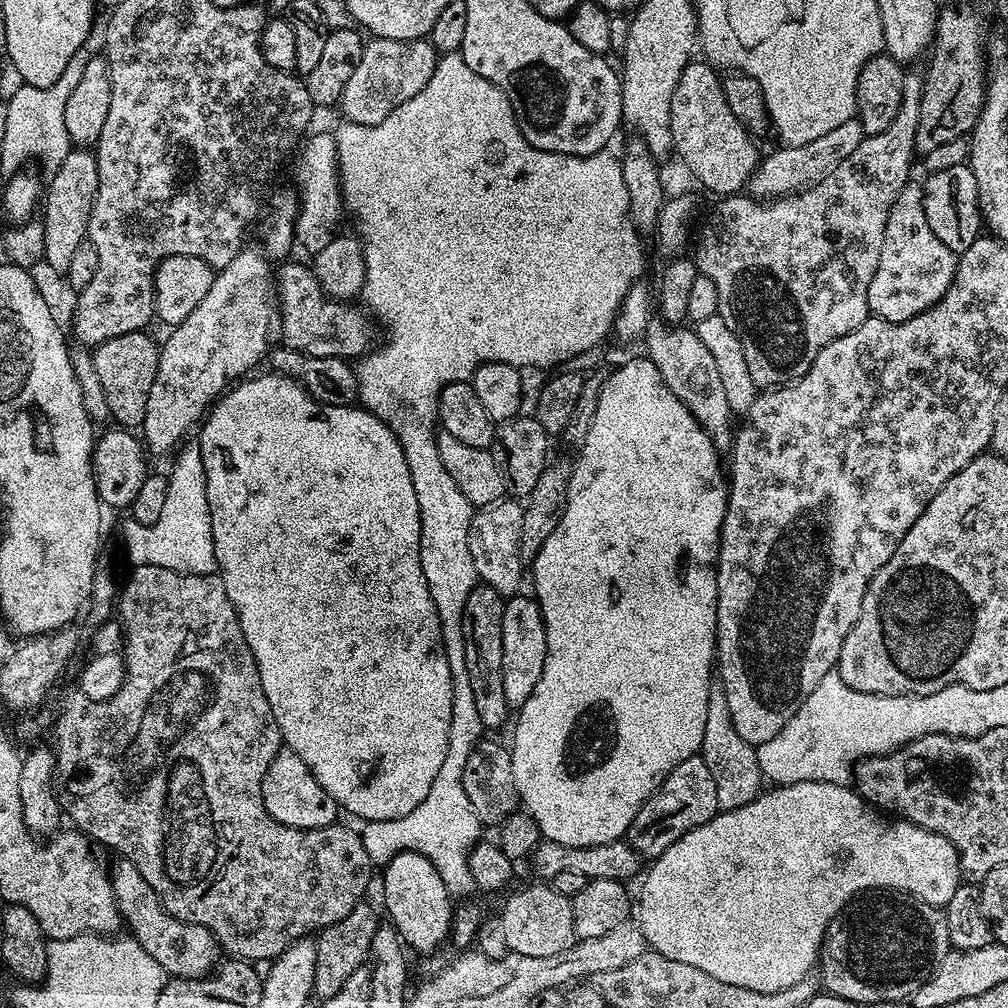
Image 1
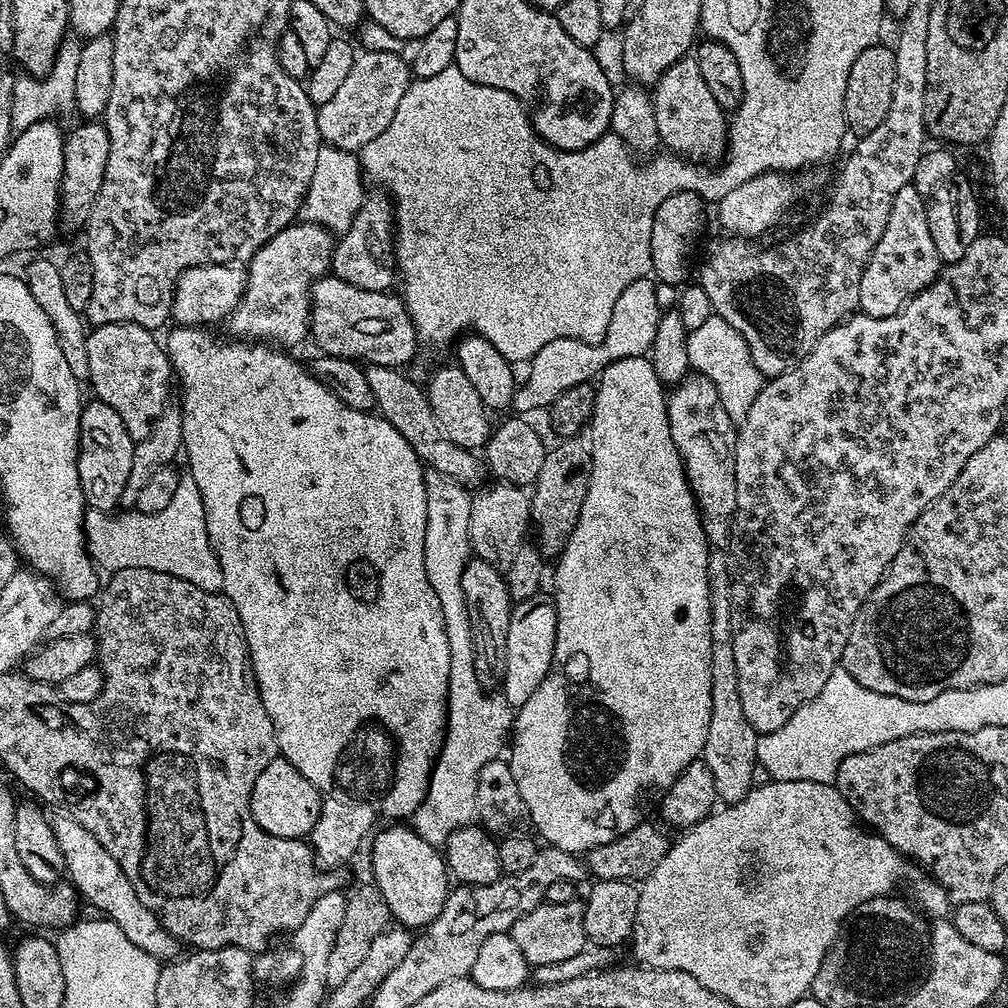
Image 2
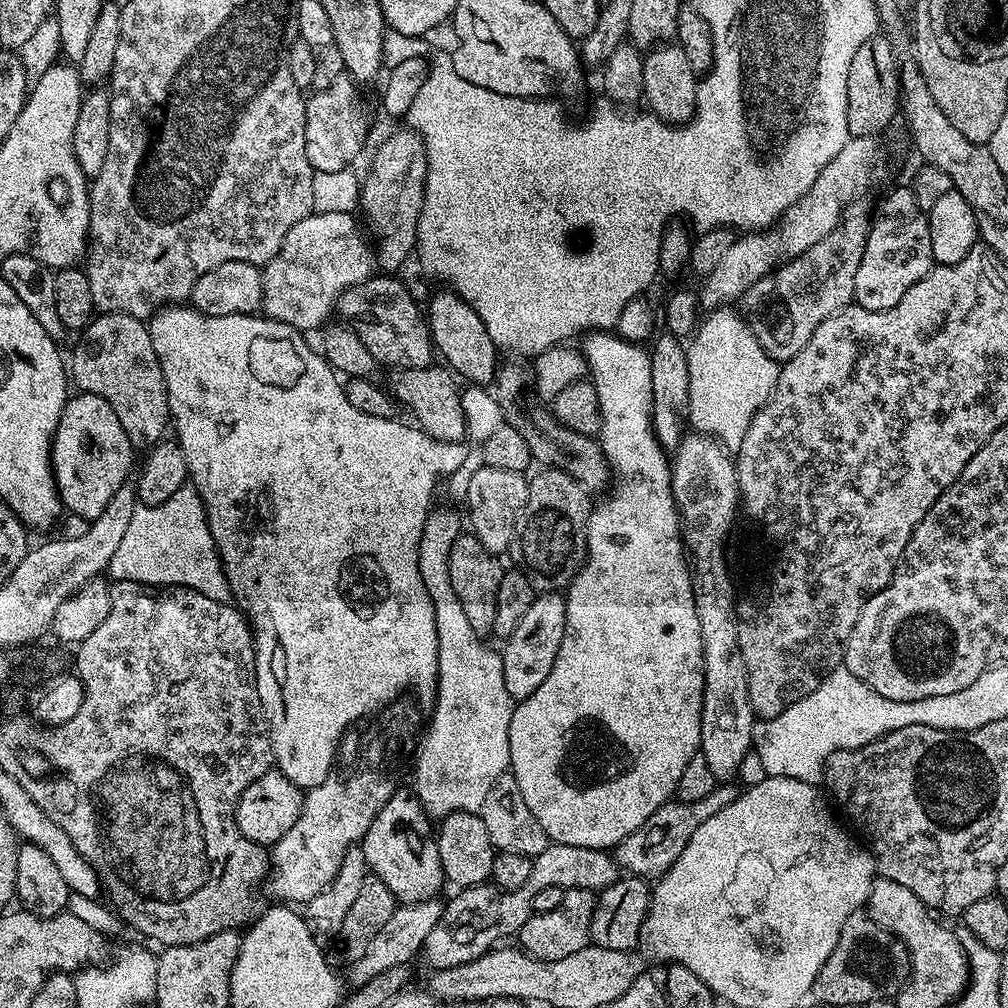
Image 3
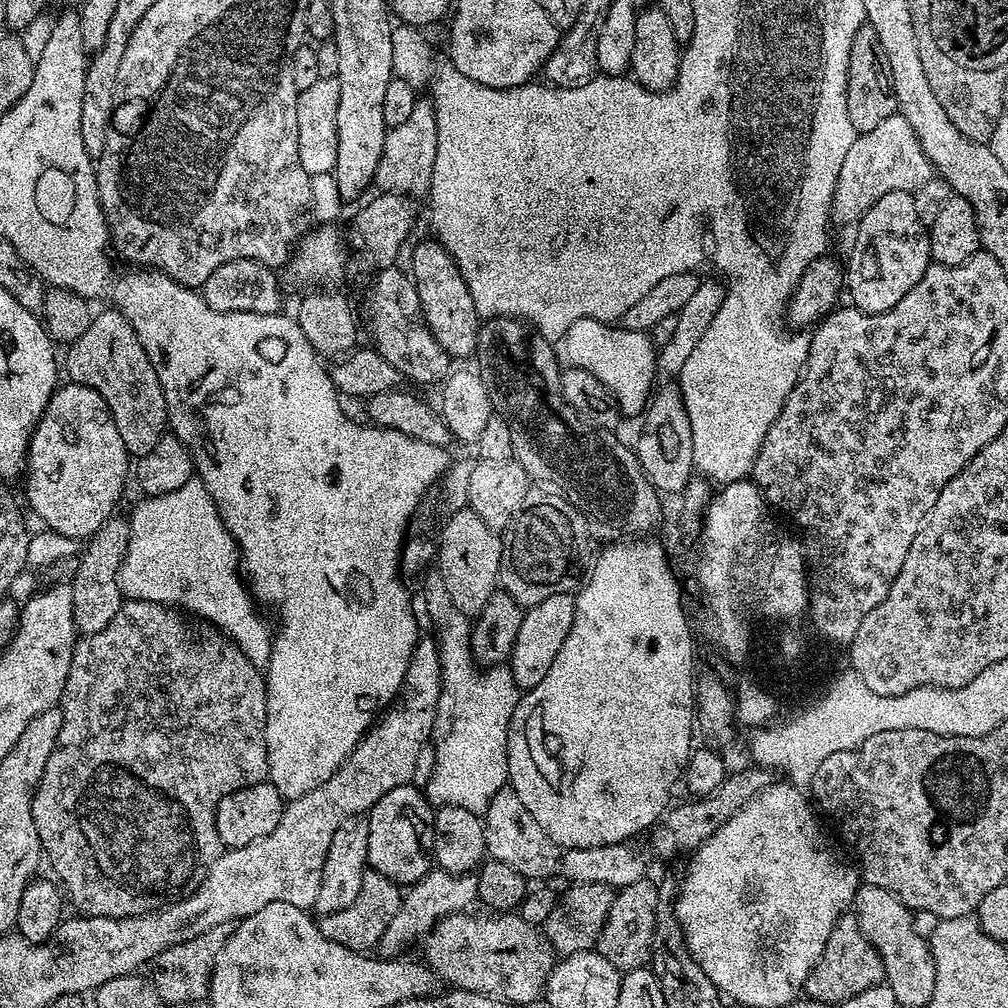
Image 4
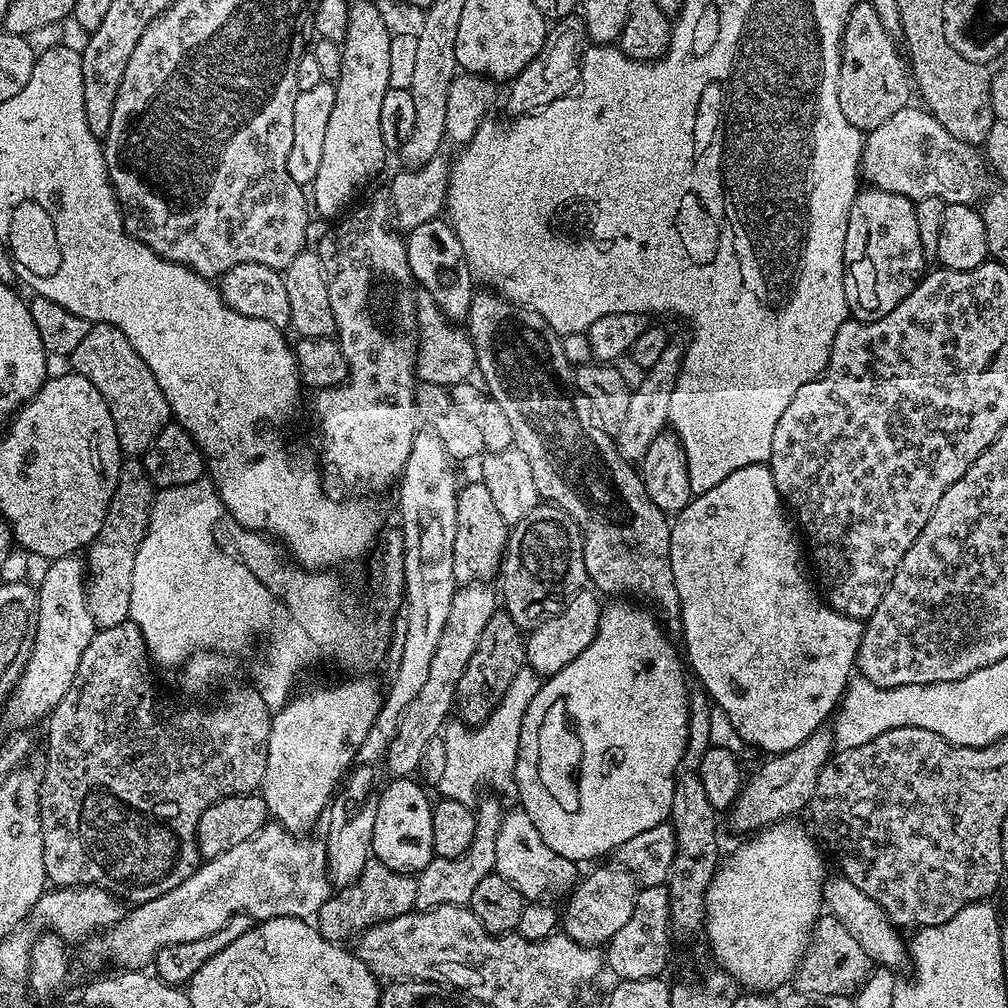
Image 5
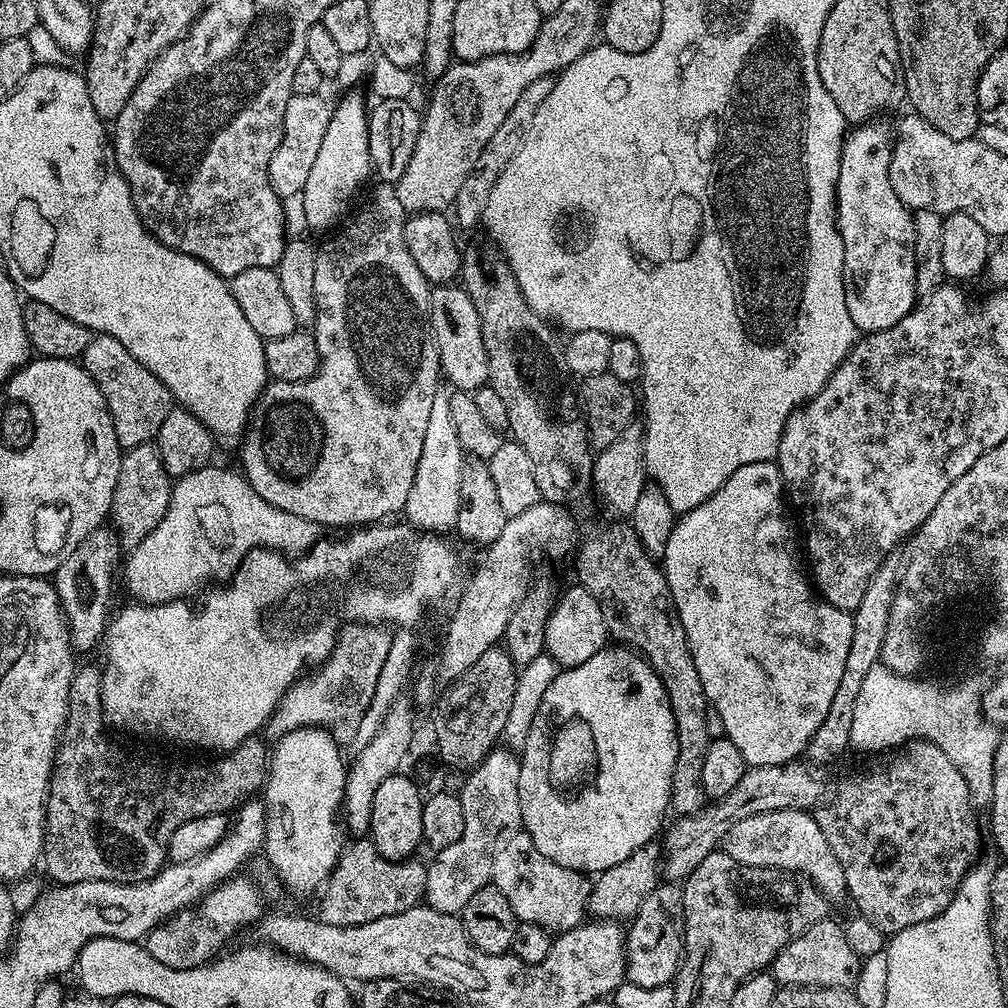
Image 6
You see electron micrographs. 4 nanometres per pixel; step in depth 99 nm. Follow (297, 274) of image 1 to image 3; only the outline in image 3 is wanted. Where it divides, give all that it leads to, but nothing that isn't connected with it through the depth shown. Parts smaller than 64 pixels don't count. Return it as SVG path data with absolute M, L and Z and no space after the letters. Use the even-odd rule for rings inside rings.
M376 274L364 280L360 284L350 286L339 298L336 299L335 311L340 312L339 319L347 322L355 328L358 338L362 338L362 343L370 354L381 365L389 364L389 369L403 370L405 368L427 368L434 360L434 345L432 343L432 332L428 329L428 321L425 313L416 305L414 297L408 293L408 288L402 281L396 280L392 274Z

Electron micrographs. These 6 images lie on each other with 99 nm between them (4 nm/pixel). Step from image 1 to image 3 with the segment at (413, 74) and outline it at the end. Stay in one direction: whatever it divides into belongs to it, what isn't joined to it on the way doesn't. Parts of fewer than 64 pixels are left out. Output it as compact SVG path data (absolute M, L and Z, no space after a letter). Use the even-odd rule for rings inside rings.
M345 74L330 82L330 86L313 91L307 97L306 110L306 158L313 173L341 171L355 165L356 155L364 148L364 135L368 124L360 109L360 96L351 76Z

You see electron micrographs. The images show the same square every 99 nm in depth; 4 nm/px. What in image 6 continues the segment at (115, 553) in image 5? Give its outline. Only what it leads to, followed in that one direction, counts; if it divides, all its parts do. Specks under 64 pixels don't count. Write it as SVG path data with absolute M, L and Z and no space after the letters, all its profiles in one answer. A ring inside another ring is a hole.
M155 443L134 446L121 455L110 513L110 524L116 530L121 549L138 547L142 538L146 538L146 534L150 534L150 530L154 530L154 526L166 518L173 483L173 477L169 476Z

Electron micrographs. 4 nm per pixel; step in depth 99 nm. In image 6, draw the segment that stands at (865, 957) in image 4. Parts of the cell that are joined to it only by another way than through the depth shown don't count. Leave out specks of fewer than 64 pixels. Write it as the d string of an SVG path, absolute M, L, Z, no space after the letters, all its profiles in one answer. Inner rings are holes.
M832 918L814 922L804 933L798 934L786 946L776 951L771 962L770 971L777 985L795 986L798 988L846 988L855 989L860 973L860 957L847 942L847 934L843 923L835 924Z

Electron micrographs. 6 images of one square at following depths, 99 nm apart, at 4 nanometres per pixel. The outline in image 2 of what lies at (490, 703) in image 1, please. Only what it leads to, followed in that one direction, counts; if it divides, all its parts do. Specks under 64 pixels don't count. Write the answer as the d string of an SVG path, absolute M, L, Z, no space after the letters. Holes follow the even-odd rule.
M469 559L468 565L462 570L462 594L466 594L466 614L470 614L470 634L474 644L474 674L478 674L478 682L485 690L499 689L504 683L504 671L506 670L506 630L510 630L510 614L514 607L514 601L508 589L505 573L497 565L485 560Z

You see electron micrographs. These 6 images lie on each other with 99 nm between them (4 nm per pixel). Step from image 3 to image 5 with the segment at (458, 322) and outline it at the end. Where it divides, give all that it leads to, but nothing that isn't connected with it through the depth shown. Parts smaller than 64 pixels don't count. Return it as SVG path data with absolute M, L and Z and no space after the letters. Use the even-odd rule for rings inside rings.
M437 218L430 222L422 222L422 226L407 233L404 249L408 268L412 271L412 279L419 287L420 284L424 287L423 295L434 300L438 310L442 310L447 320L467 321L474 281L470 266L466 262L466 254L462 250L462 242L458 242L458 234L454 234L447 219Z

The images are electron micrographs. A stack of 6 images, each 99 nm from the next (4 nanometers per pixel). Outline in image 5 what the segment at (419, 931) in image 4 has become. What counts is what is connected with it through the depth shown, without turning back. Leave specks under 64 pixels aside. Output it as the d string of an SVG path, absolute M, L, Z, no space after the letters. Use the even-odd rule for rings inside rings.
M481 799L475 805L476 829L474 830L474 842L466 846L458 858L442 858L436 856L424 867L416 876L416 908L437 908L443 904L463 904L467 905L470 894L474 894L478 882L492 873L496 867L494 858L494 846L498 838L498 830L504 821L506 811L496 800Z

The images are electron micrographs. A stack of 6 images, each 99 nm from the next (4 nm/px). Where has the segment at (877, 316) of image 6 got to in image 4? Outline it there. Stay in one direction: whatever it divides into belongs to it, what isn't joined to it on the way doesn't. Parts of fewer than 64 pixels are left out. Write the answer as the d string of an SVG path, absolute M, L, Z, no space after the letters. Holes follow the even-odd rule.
M894 190L890 194L882 194L882 198L878 198L870 210L866 210L859 224L855 225L854 232L856 237L852 240L848 264L846 260L846 292L852 295L851 303L863 312L885 312L898 306L898 302L902 302L902 298L906 298L906 294L910 294L910 290L922 282L922 274L926 274L928 265L933 263L928 228L914 210L912 193Z

